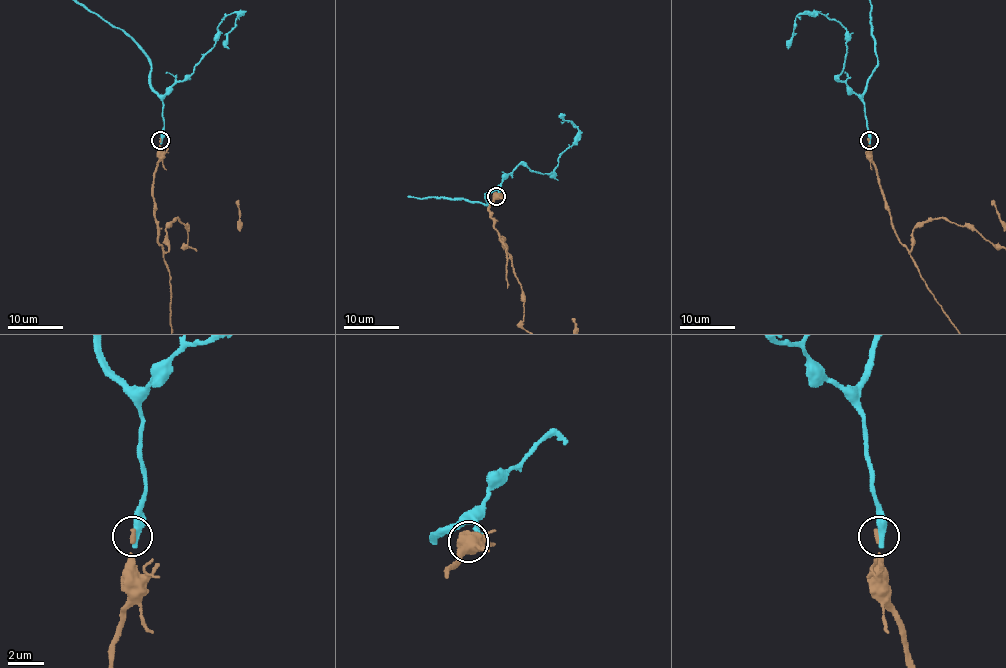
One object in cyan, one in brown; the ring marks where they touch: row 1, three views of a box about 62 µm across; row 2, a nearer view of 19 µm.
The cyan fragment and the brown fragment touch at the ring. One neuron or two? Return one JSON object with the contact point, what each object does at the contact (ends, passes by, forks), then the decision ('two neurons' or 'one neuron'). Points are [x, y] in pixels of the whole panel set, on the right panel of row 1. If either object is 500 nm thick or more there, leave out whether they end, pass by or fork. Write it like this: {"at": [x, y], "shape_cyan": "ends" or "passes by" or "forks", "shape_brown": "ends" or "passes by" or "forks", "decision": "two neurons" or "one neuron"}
{"at": [869, 140], "shape_cyan": "ends", "shape_brown": "ends", "decision": "two neurons"}

